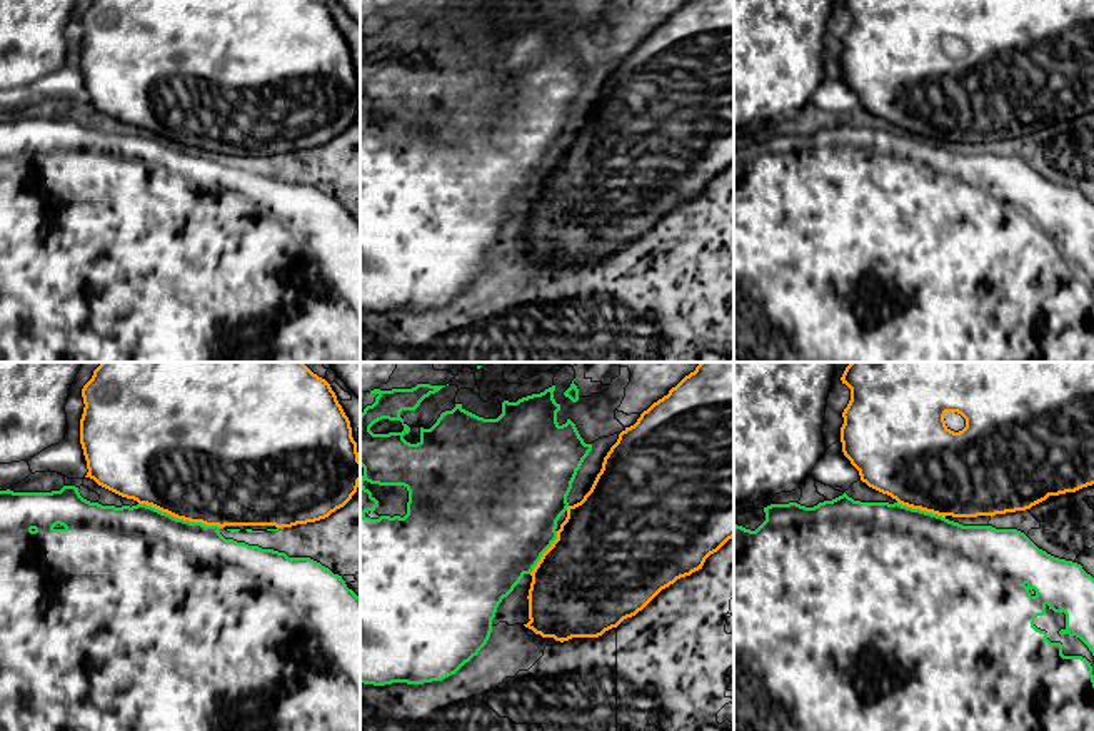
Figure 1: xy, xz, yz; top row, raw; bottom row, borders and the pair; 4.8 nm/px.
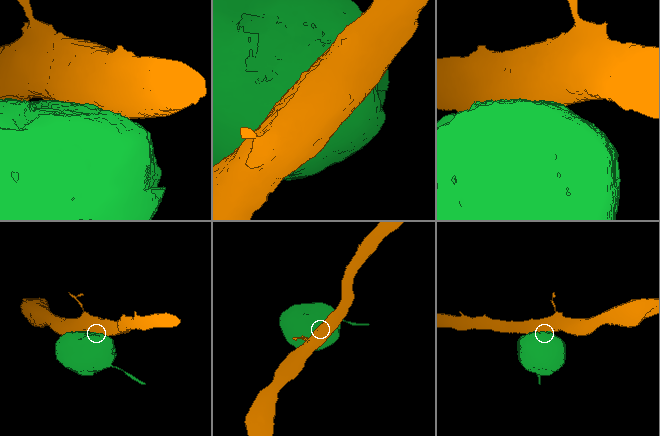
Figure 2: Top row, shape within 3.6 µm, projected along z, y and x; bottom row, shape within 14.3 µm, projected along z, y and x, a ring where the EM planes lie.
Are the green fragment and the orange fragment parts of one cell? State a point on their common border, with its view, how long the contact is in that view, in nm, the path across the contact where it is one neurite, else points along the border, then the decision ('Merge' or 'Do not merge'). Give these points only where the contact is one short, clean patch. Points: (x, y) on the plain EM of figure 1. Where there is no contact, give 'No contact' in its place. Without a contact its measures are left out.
Touches green at xy (180, 146). Shared border 420 nm. Do not merge

